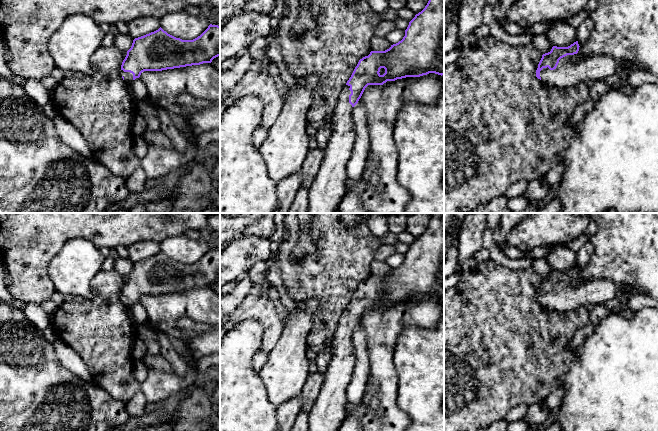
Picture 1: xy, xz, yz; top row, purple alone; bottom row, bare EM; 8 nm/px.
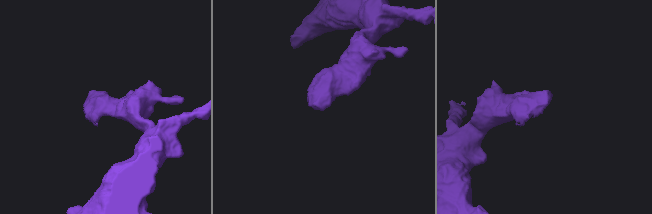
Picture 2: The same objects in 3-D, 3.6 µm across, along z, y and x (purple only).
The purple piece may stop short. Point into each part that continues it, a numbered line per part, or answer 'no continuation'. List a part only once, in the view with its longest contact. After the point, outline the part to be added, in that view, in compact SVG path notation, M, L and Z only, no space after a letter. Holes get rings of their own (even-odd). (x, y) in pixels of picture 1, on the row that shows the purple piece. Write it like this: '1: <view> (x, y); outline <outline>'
1: yz (571, 70); outline M579 53L559 60L557 67L540 71L541 81L557 87L572 87L587 80L612 81L616 79L618 61L610 56L597 55L583 58Z

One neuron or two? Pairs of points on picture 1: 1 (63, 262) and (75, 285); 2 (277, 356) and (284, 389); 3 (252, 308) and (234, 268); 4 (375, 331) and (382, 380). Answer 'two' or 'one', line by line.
1: one
2: one
3: two
4: one

